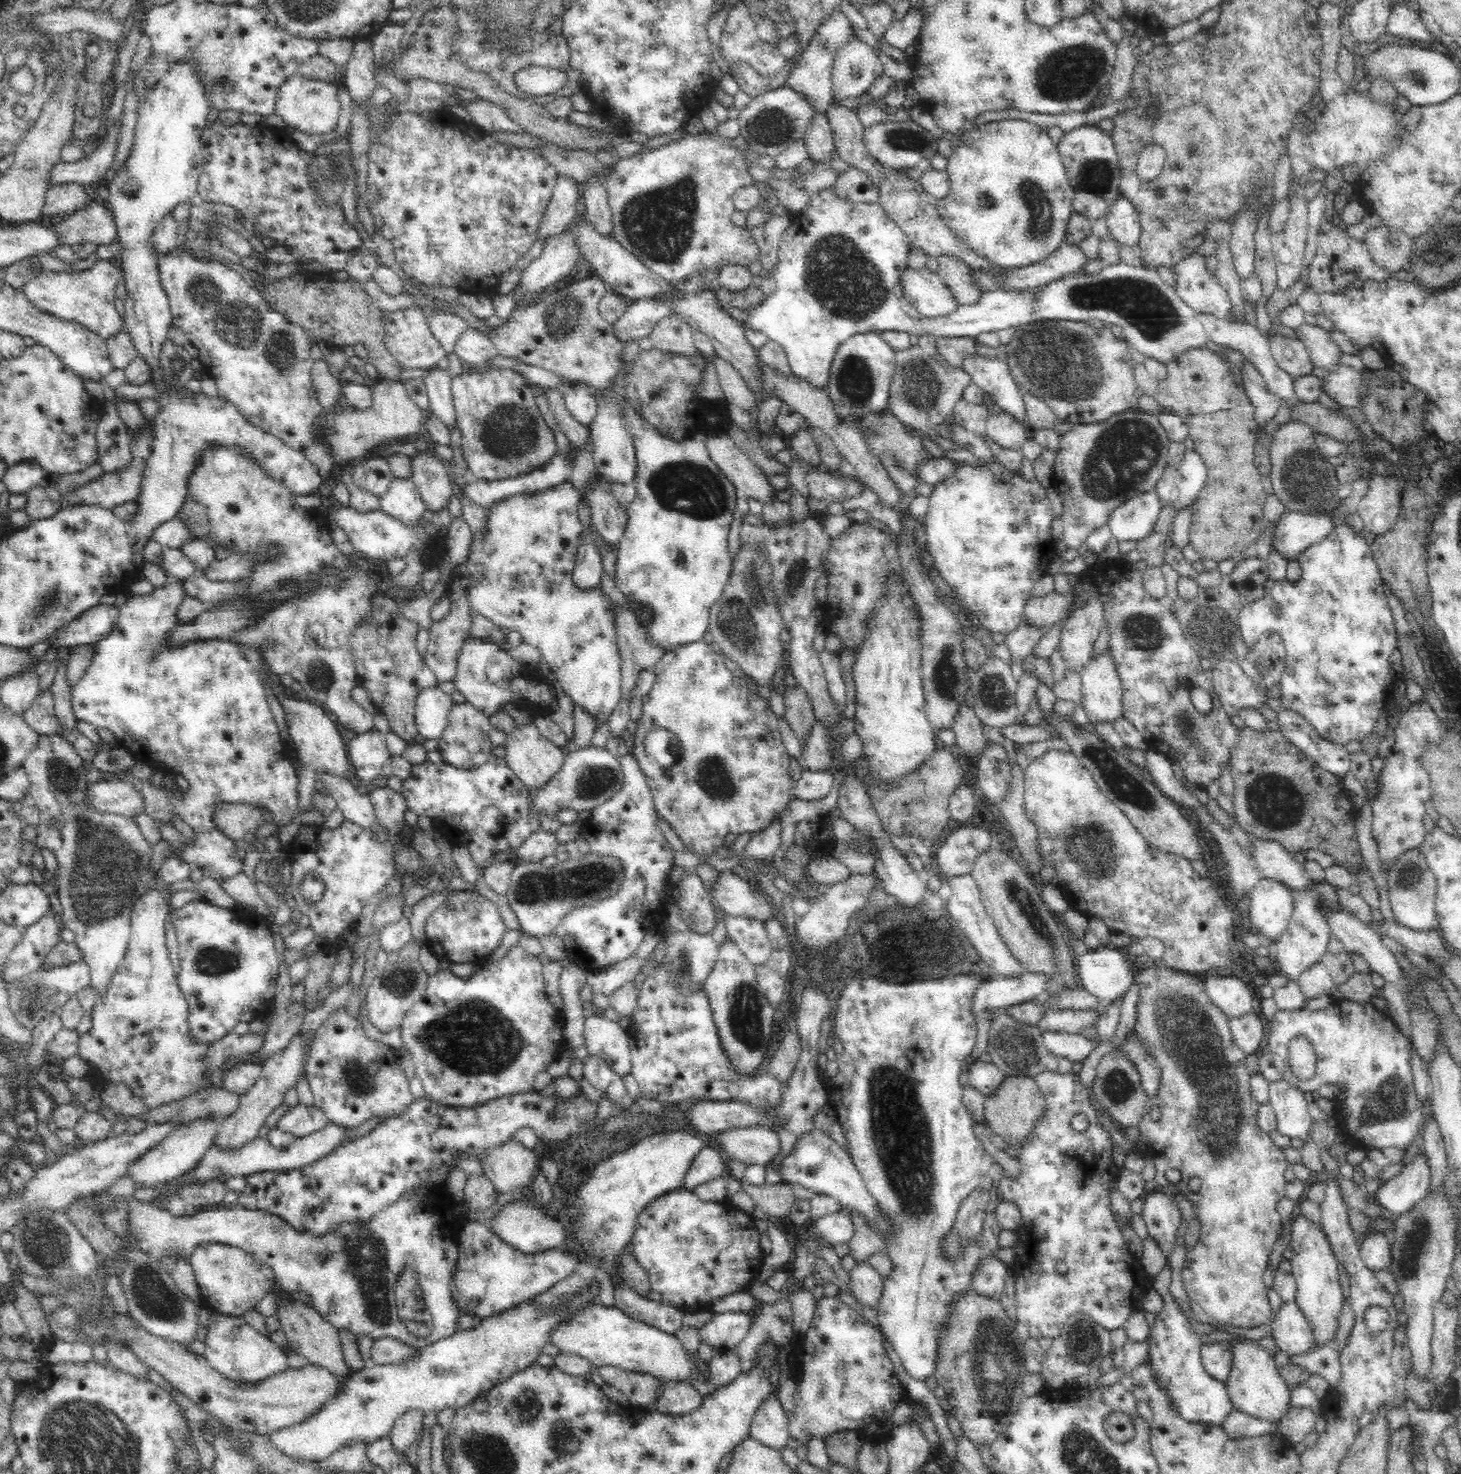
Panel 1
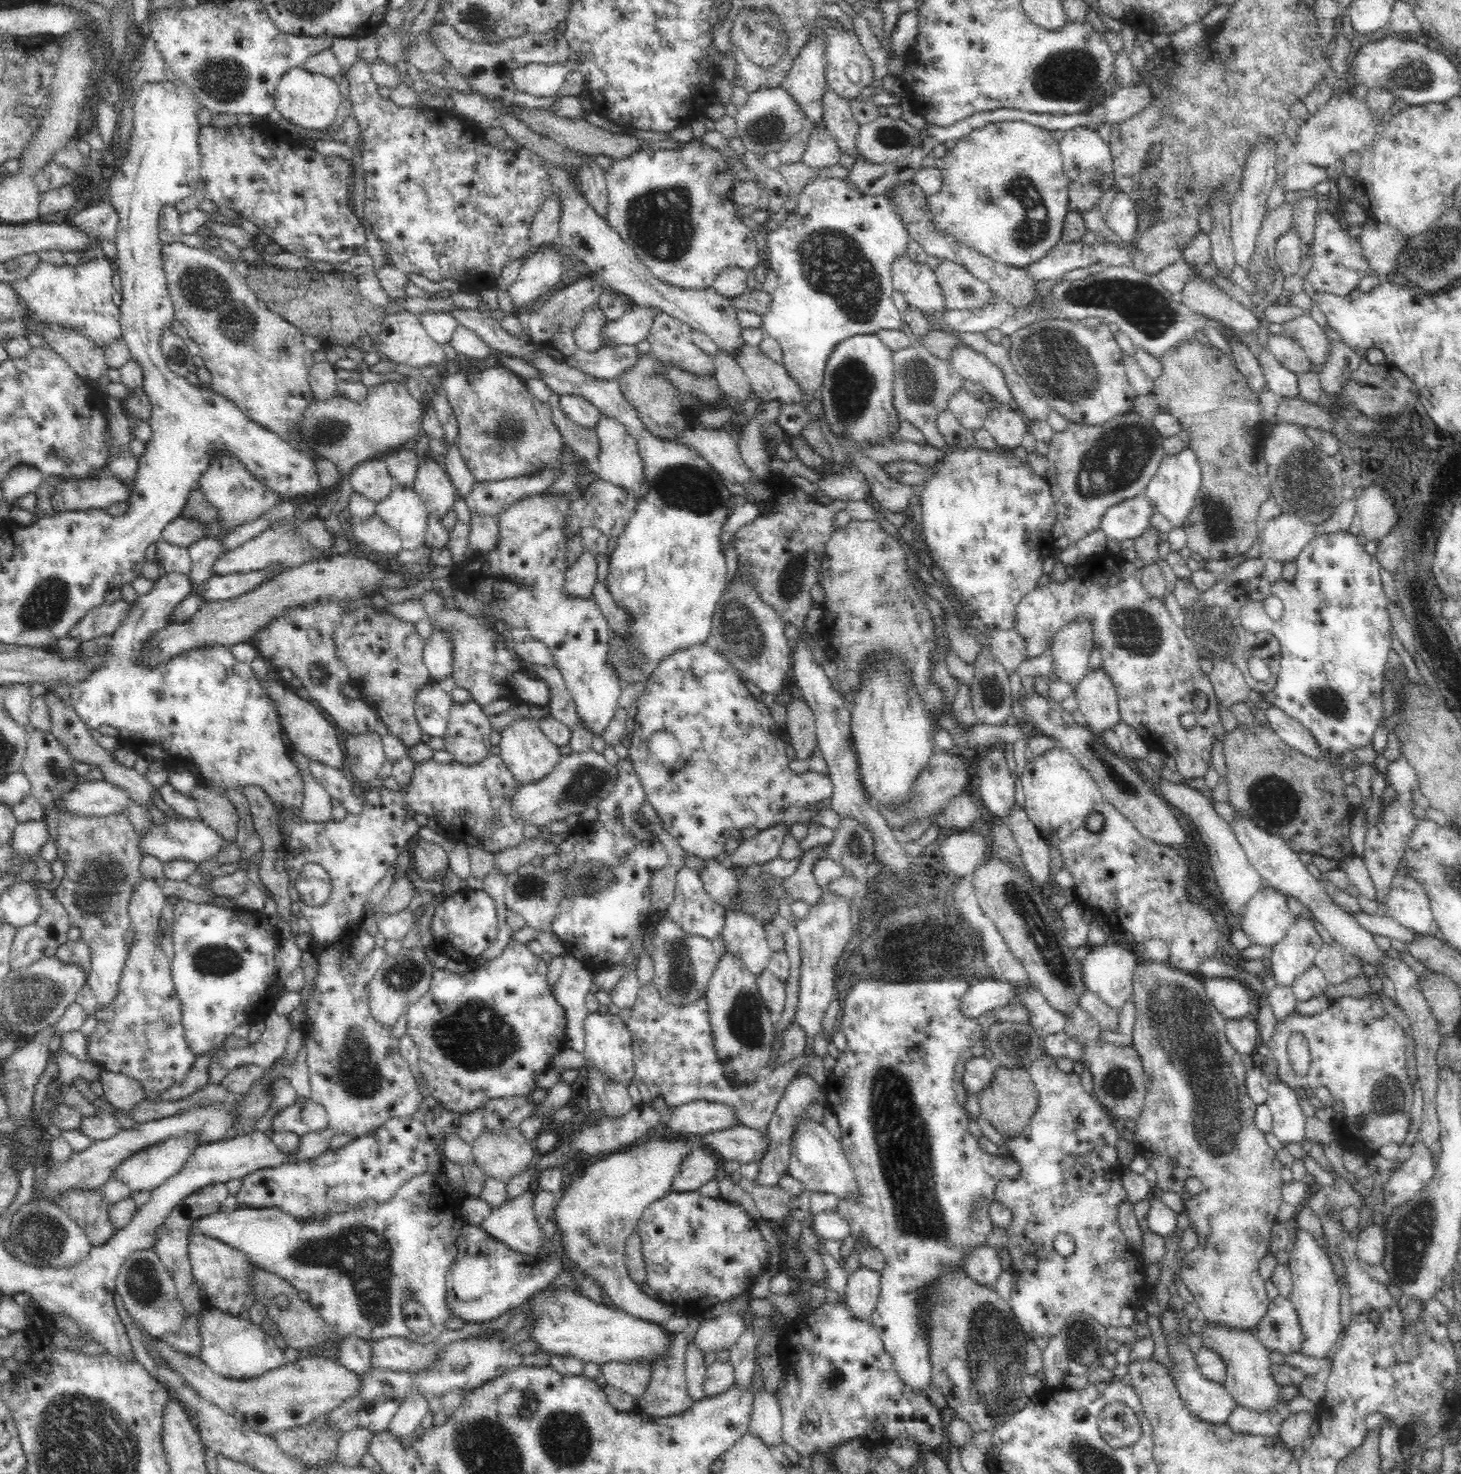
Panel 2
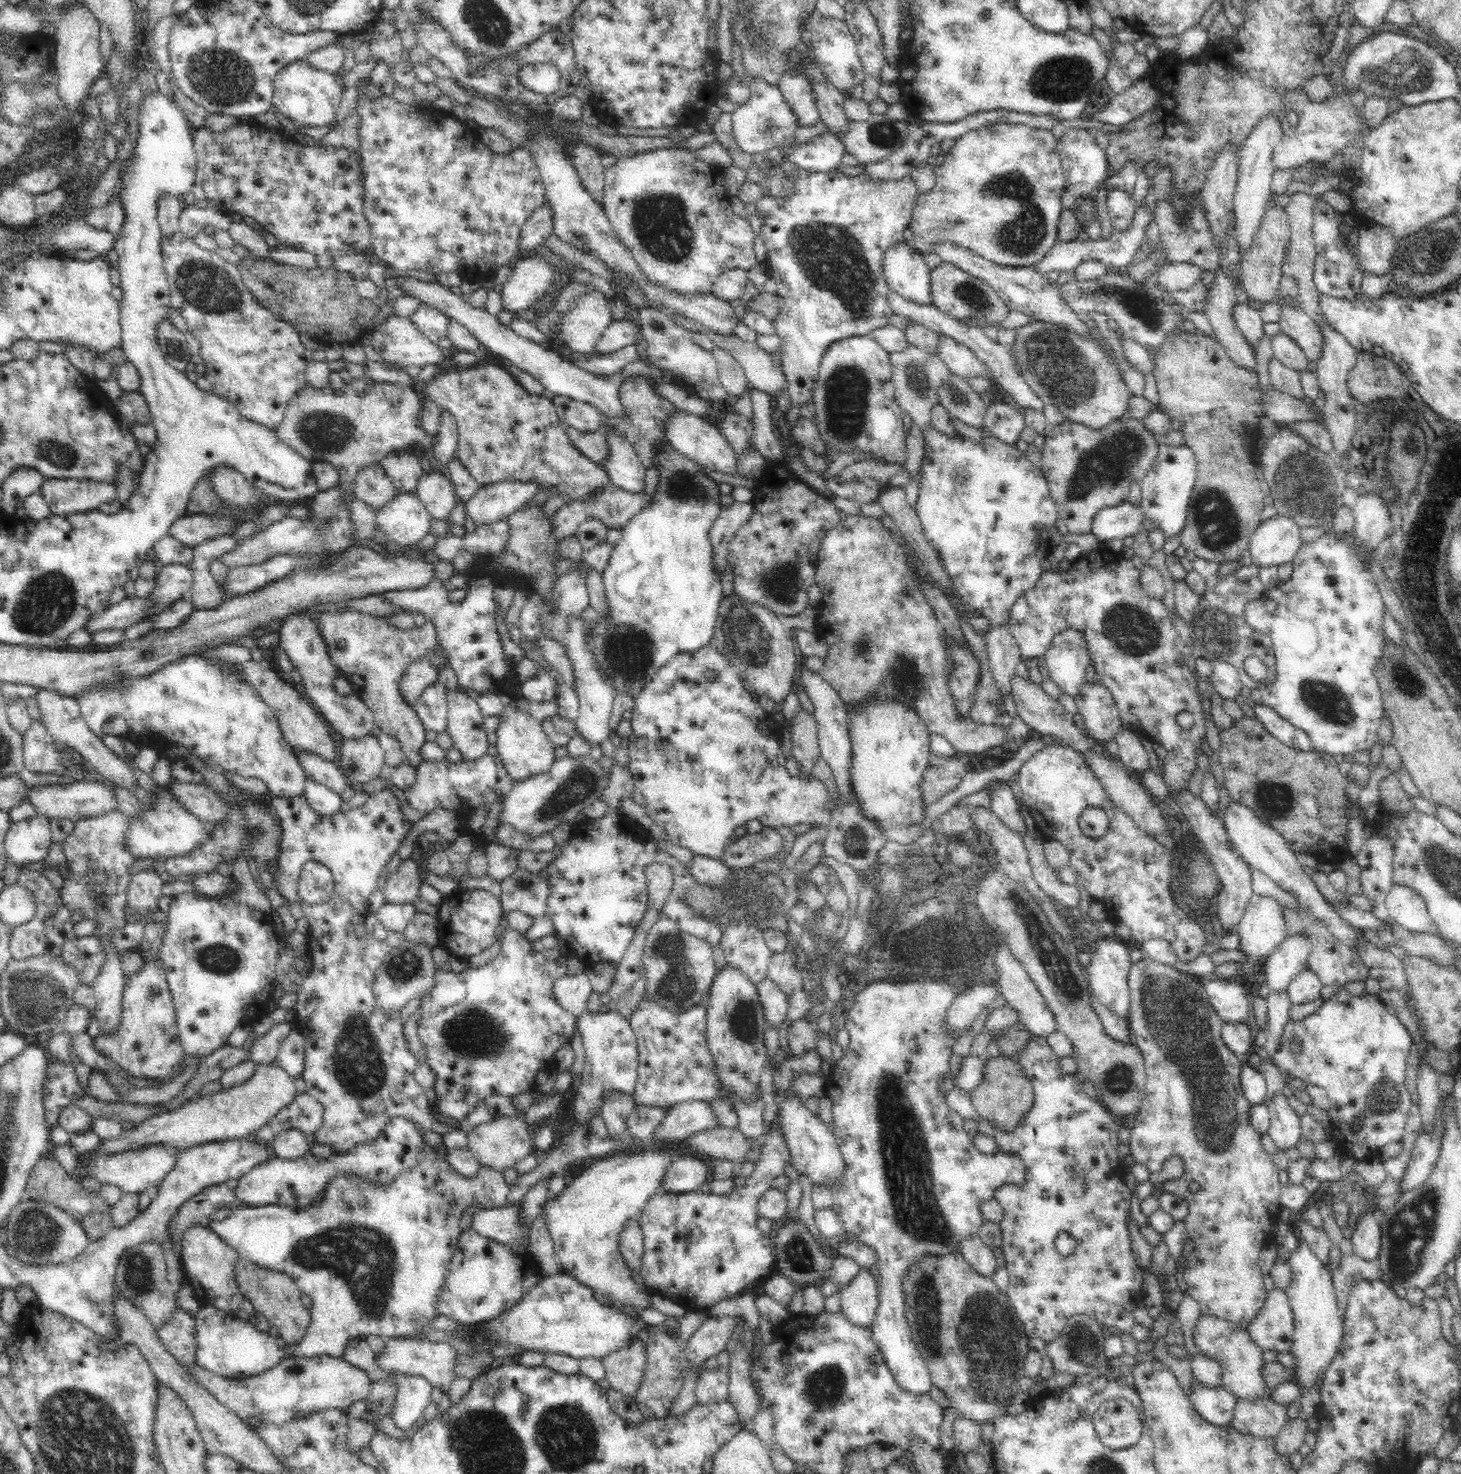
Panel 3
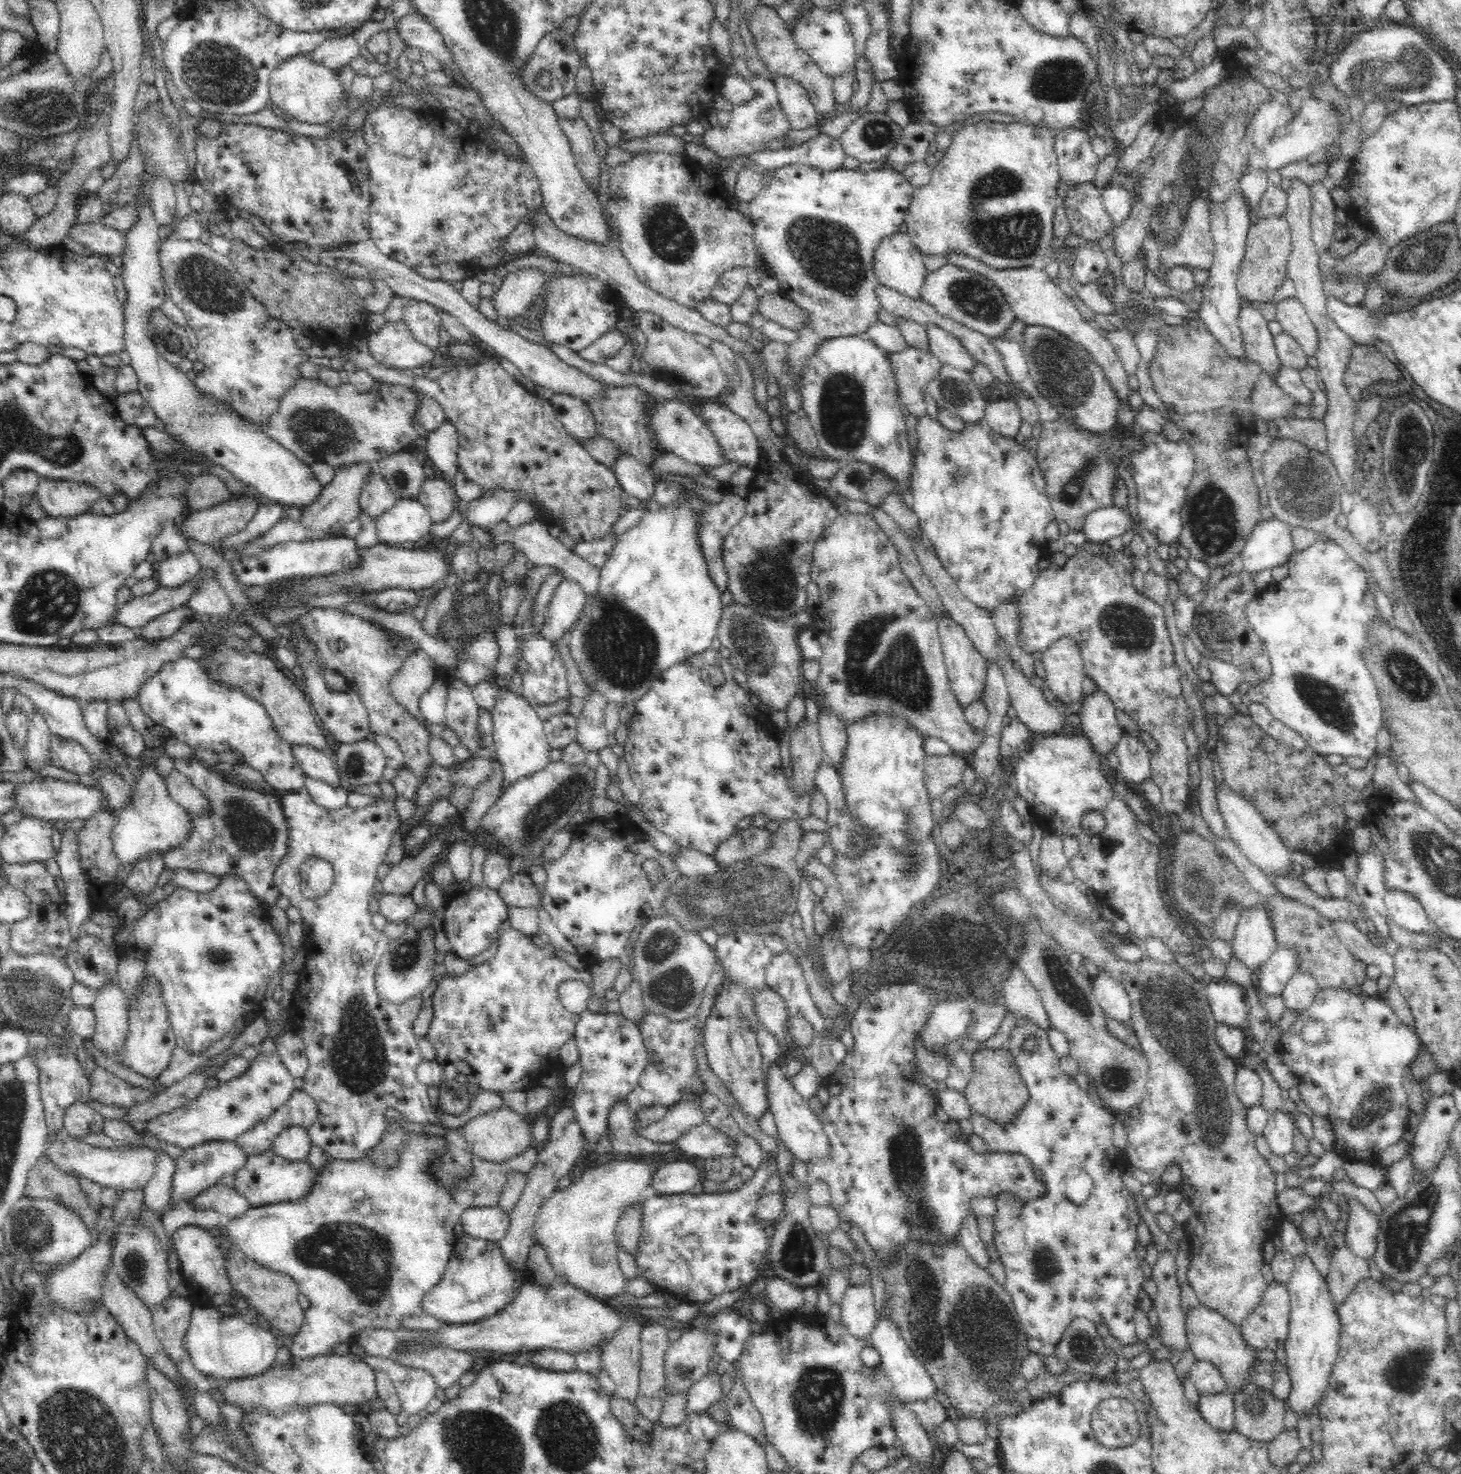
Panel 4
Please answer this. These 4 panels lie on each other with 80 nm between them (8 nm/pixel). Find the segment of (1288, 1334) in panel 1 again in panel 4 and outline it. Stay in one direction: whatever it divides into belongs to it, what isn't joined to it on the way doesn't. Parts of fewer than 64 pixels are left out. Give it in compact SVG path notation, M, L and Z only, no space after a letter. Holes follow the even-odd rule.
M1274 1281L1266 1286L1257 1308L1239 1327L1240 1335L1254 1352L1283 1349L1288 1336L1289 1316L1287 1284Z

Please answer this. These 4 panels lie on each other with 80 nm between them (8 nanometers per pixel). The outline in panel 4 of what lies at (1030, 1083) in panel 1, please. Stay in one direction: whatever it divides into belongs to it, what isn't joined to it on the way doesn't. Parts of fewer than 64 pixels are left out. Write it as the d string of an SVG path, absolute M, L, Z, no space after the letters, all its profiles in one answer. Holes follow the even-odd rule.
M985 1044L969 1054L969 1057L971 1060L970 1078L968 1078L968 1086L961 1092L964 1100L968 1102L970 1110L987 1116L1001 1125L1007 1123L1026 1102L1028 1092L1019 1074L1015 1058L1006 1046L992 1050Z

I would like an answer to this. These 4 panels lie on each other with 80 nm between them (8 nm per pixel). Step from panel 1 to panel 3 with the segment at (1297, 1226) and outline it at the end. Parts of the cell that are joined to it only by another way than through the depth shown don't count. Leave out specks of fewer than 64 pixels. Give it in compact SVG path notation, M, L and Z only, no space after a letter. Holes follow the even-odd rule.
M1304 1242L1290 1252L1289 1261L1292 1273L1286 1292L1294 1320L1294 1338L1289 1353L1294 1356L1293 1381L1302 1395L1323 1384L1325 1370L1339 1352L1343 1338L1343 1316L1337 1308L1330 1270L1318 1262Z

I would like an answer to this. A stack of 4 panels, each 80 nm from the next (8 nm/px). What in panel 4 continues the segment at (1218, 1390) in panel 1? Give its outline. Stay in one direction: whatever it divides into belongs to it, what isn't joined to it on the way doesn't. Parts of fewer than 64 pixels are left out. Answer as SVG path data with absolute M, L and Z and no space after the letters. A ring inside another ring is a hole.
M1230 1392L1200 1396L1199 1412L1214 1430L1230 1434L1235 1430L1234 1398Z

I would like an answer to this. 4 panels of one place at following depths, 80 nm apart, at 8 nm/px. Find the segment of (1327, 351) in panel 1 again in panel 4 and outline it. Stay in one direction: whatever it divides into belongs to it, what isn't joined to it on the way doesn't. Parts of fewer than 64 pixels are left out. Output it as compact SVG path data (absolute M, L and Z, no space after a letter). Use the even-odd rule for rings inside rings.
M1296 295L1282 298L1275 303L1276 321L1282 326L1282 333L1290 334L1308 357L1315 357L1318 350L1318 336L1311 319Z

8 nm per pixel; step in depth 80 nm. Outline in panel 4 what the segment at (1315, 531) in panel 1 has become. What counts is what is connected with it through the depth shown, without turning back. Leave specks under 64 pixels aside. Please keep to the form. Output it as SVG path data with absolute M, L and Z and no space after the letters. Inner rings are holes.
M1275 517L1260 520L1239 552L1236 571L1252 574L1285 564L1291 554L1291 526Z

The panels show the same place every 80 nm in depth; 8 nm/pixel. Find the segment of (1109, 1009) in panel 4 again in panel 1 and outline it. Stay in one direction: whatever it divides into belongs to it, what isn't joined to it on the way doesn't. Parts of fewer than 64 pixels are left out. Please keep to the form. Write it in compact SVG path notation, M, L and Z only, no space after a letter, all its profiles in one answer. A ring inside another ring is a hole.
M1099 946L1076 959L1082 988L1106 1004L1120 1000L1135 984L1136 965L1125 949Z

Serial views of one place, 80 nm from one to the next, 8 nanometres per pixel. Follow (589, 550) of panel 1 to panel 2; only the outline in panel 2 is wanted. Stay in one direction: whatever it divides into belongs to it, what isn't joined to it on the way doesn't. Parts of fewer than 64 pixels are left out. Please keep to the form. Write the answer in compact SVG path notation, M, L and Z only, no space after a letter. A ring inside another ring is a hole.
M584 550L578 560L565 570L562 595L570 601L590 599L592 583L596 578L597 568L593 555Z

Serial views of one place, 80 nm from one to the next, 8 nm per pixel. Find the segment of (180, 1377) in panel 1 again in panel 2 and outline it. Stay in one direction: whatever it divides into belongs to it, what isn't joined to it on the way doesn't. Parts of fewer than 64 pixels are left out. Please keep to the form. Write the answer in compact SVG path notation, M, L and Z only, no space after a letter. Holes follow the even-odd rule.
M157 1340L155 1346L155 1350L164 1355L166 1361L172 1361L172 1367L178 1369L200 1395L236 1416L237 1421L246 1428L265 1435L278 1429L306 1424L316 1420L318 1416L332 1413L336 1408L348 1403L351 1398L356 1398L364 1387L362 1374L324 1355L300 1357L296 1362L286 1360L284 1364L263 1372L260 1376L231 1379L216 1374L199 1358L178 1355L160 1340Z

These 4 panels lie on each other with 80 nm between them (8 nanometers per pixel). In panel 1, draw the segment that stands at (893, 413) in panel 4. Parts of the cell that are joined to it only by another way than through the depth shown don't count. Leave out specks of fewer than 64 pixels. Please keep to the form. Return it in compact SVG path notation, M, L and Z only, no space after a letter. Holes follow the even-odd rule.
M859 333L838 346L825 392L842 424L859 427L862 420L889 412L889 397L896 368L894 350L879 333Z

